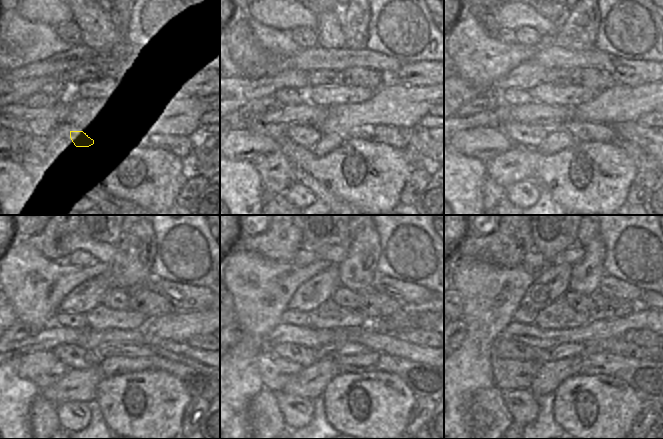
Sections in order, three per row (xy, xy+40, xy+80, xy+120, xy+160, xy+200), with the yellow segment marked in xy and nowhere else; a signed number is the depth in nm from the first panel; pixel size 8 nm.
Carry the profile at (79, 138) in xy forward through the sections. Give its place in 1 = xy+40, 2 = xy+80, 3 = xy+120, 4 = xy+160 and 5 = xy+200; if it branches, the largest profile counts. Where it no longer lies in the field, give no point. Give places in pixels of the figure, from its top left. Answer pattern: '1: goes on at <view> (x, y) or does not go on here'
1: goes on at xy+40 (306, 136)
2: goes on at xy+80 (529, 136)
3: goes on at xy+120 (74, 357)
4: goes on at xy+160 (306, 357)
5: goes on at xy+200 (502, 348)

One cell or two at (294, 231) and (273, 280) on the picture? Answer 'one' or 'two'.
two

